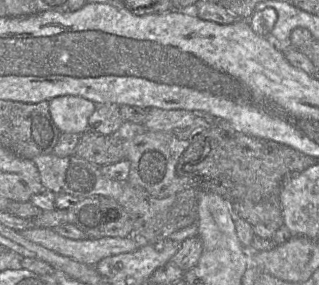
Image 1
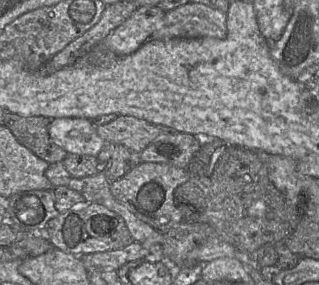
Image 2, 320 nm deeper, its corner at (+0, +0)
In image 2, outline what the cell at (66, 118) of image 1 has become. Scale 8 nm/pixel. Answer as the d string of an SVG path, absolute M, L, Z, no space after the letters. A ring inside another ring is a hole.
M86 118L52 119L48 133L53 143L72 154L97 157L105 144L105 141L98 135L96 126Z

